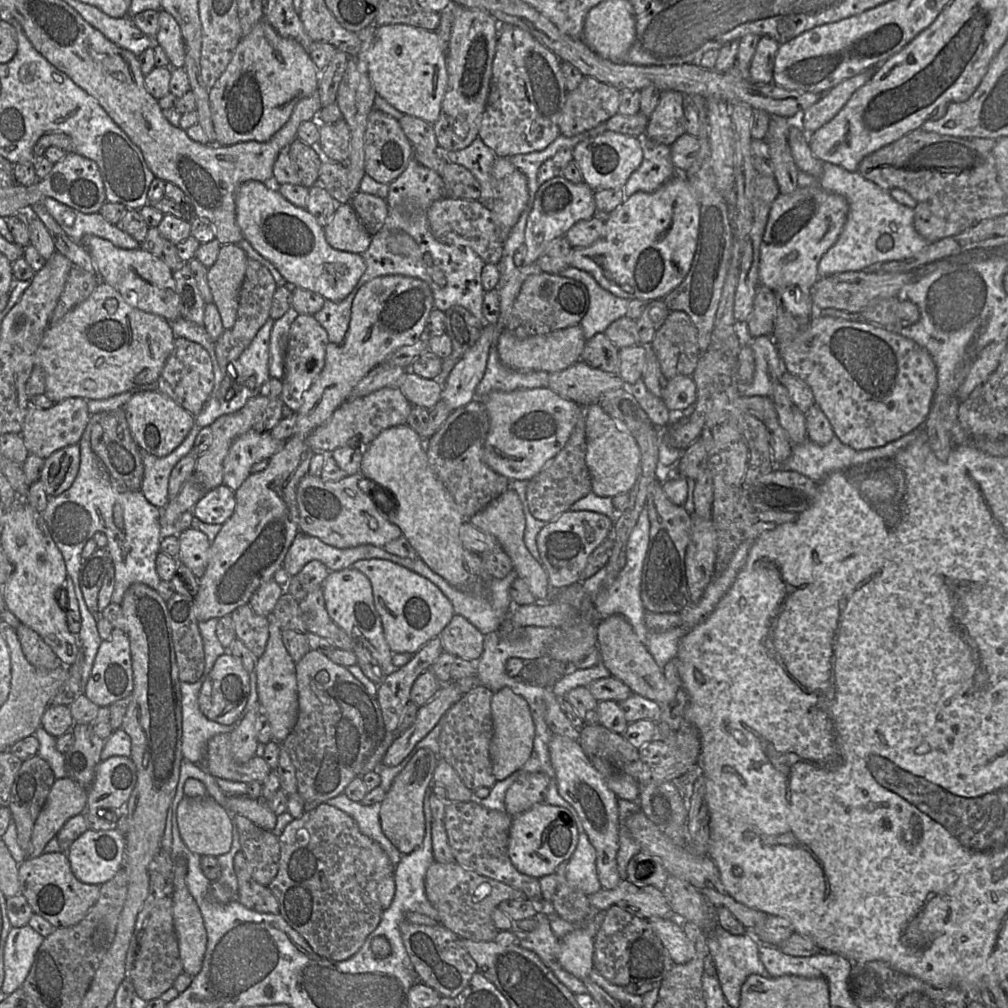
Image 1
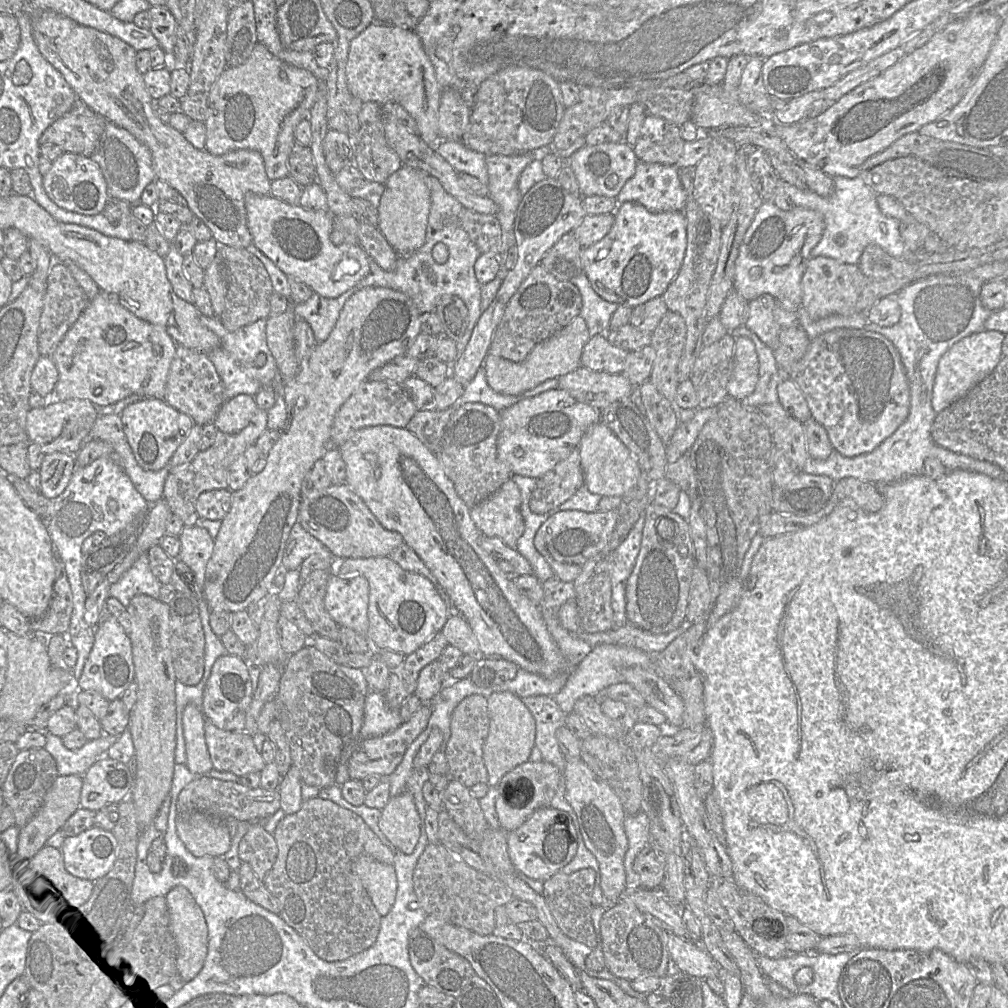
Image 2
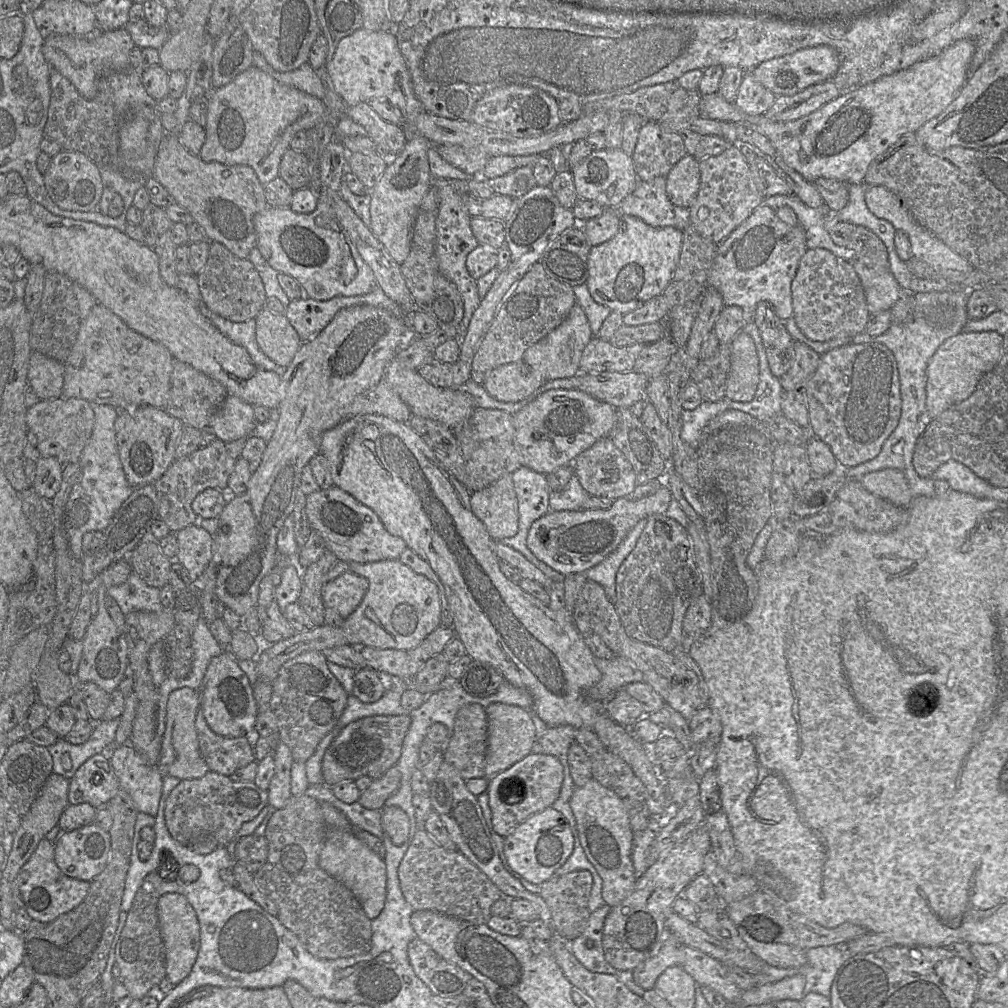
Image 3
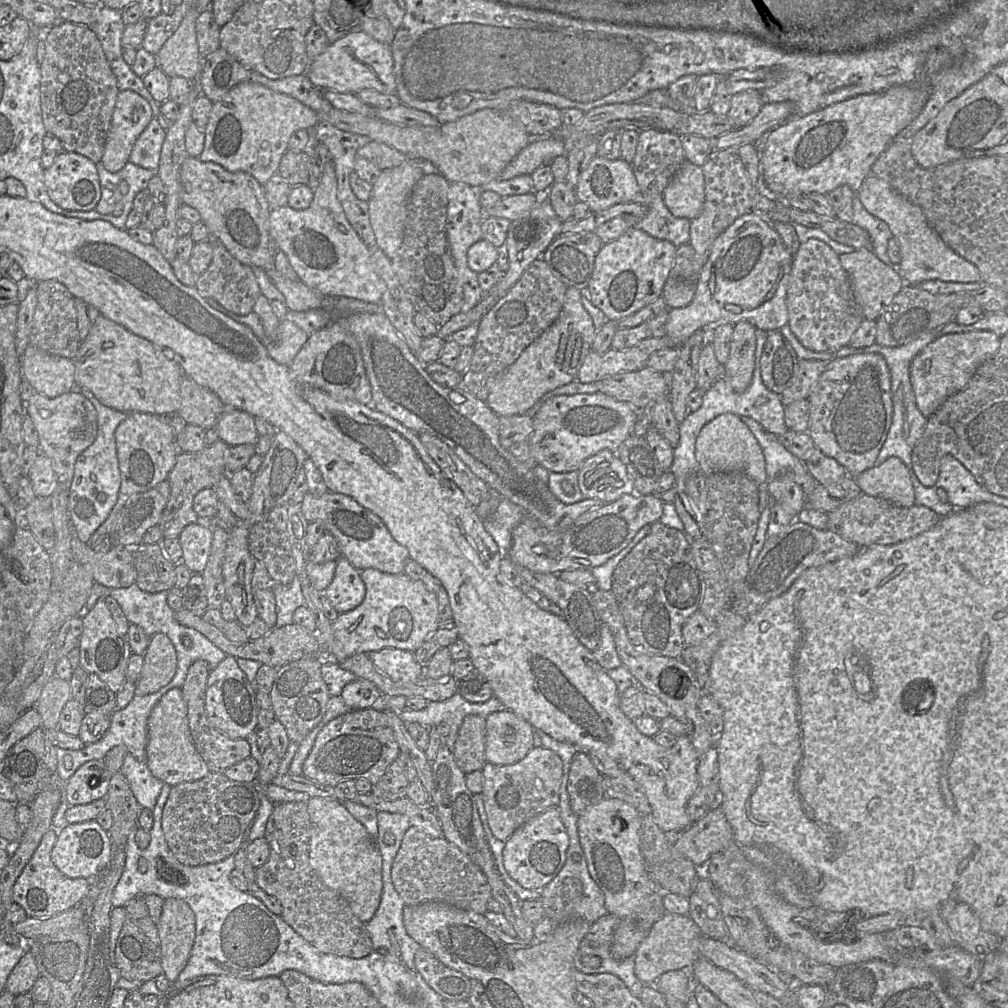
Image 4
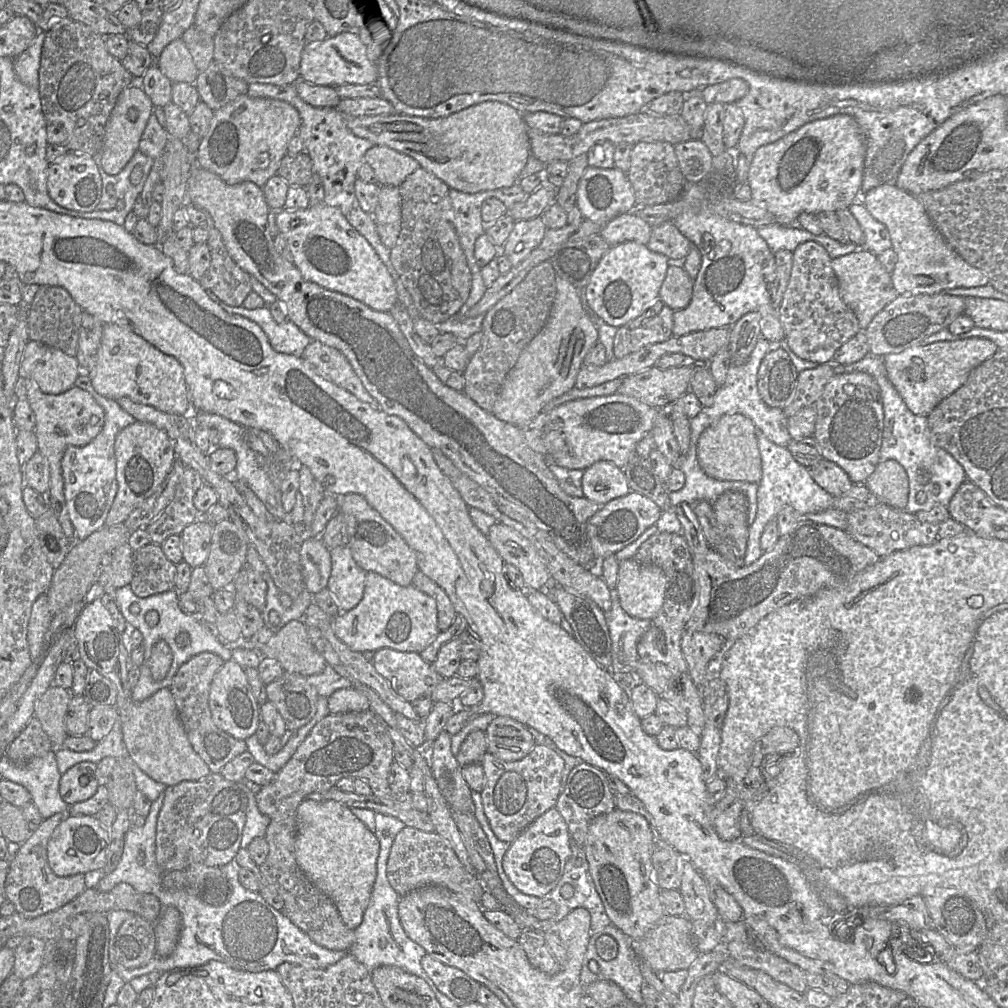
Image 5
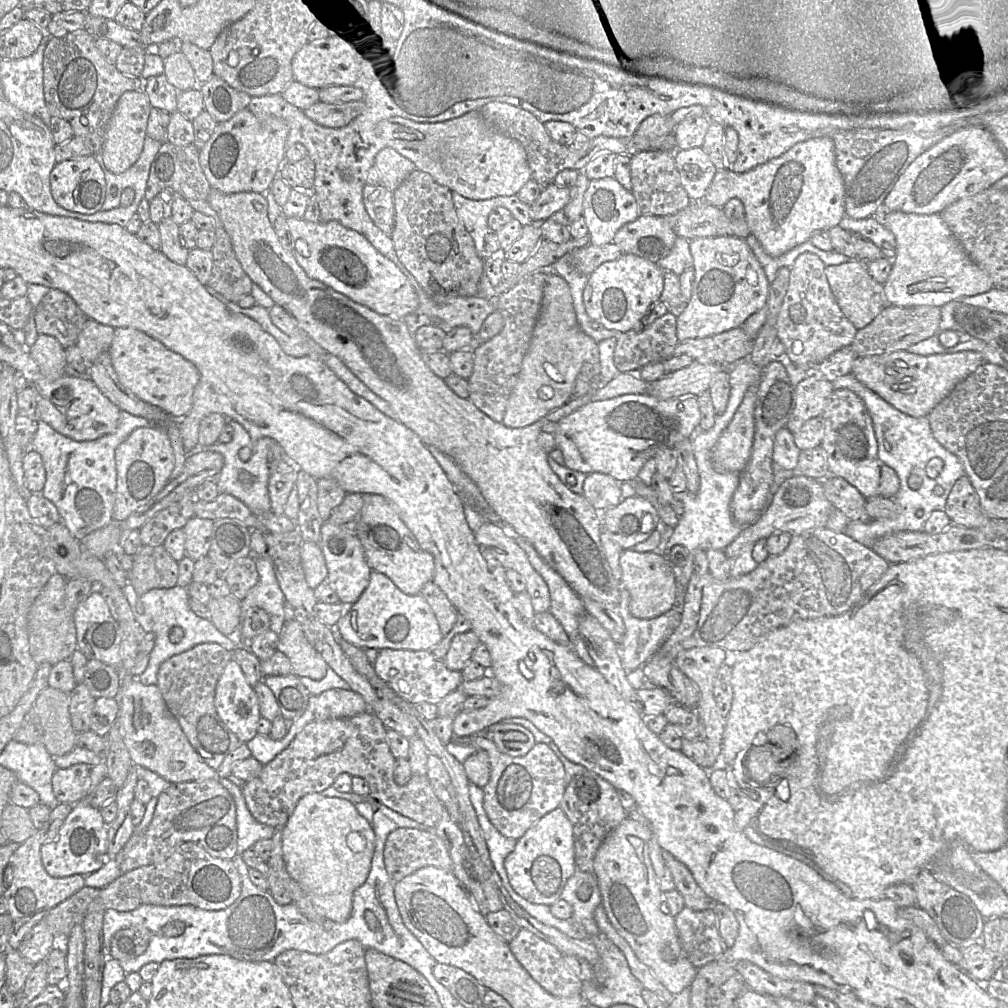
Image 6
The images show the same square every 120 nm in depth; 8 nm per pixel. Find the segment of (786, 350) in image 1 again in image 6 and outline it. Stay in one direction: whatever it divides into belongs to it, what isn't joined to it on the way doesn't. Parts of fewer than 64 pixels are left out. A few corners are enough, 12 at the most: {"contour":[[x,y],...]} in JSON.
{"contour":[[836,389],[822,416],[829,473],[879,495],[878,444],[862,400]]}

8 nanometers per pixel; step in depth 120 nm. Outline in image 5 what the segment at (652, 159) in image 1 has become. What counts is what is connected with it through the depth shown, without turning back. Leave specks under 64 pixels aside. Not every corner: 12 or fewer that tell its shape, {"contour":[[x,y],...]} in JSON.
{"contour":[[672,221],[652,227],[648,248],[682,263],[690,241]]}

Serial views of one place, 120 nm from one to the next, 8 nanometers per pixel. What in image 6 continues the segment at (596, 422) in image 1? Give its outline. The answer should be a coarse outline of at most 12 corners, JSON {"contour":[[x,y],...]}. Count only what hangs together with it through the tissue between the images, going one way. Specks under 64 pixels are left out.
{"contour":[[593,472],[583,495],[603,512],[624,500],[621,483]]}

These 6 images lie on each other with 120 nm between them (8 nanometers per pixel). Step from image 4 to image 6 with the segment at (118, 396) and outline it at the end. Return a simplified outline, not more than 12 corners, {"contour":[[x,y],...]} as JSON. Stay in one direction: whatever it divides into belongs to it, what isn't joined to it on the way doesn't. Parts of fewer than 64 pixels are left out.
{"contour":[[114,329],[119,382],[173,419],[191,410],[200,375],[140,330]]}

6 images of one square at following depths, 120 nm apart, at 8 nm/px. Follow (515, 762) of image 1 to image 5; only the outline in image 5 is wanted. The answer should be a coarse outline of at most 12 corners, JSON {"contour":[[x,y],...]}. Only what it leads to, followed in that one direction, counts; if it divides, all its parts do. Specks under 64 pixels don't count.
{"contour":[[496,716],[485,735],[487,752],[521,760],[536,745],[525,725]]}

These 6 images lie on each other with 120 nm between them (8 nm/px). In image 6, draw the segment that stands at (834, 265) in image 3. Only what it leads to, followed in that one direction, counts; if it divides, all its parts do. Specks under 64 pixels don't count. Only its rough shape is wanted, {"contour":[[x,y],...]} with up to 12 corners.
{"contour":[[805,252],[777,317],[790,360],[813,367],[858,331]]}

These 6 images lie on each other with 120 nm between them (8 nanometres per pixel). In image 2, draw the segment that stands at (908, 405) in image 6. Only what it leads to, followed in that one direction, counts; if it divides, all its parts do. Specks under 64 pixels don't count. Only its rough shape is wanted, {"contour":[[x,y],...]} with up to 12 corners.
{"contour":[[984,330],[939,360],[932,407],[964,398],[1000,362],[1005,335]]}

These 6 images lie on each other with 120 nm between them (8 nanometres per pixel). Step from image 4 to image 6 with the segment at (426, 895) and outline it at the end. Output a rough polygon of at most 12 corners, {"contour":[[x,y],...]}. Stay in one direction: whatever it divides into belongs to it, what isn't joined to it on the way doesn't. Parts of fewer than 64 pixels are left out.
{"contour":[[398,827],[384,864],[393,884],[423,867],[453,869],[434,830]]}

